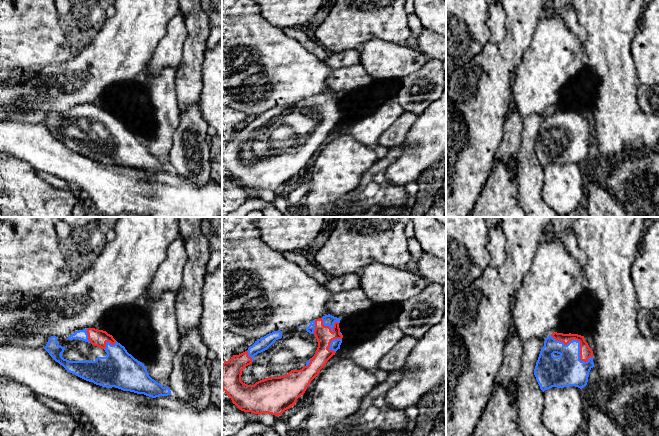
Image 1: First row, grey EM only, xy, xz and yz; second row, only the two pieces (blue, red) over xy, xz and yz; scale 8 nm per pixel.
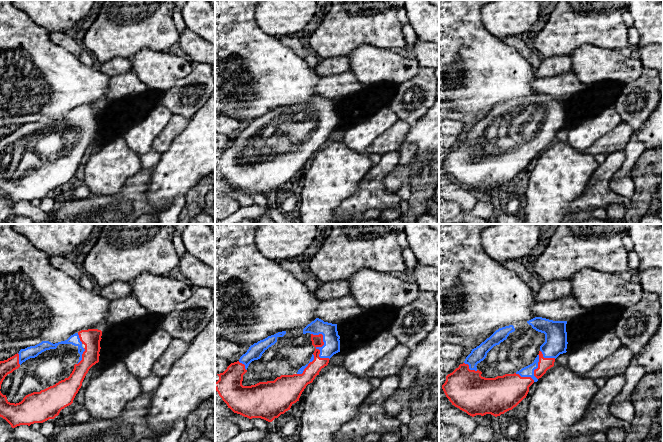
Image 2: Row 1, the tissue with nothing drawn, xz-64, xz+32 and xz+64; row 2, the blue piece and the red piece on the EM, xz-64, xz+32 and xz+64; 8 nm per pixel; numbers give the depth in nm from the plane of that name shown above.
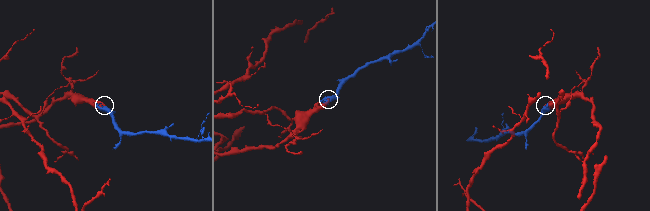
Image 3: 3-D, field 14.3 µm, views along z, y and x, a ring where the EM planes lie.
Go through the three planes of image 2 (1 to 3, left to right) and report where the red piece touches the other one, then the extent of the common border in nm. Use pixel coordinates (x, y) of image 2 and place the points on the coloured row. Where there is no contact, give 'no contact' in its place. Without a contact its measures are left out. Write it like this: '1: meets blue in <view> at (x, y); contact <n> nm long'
1: meets blue in xz-64 at (81, 356); contact 150 nm long
2: meets blue in xz+32 at (322, 346); contact 260 nm long
3: meets blue in xz+64 at (537, 367); contact 200 nm long

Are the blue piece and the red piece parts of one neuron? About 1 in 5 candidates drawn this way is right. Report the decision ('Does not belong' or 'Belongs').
Belongs

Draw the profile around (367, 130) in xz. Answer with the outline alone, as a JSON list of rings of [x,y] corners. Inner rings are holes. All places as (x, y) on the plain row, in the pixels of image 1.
[[[390,98],[374,113],[369,113],[352,122],[350,133],[362,145],[374,148],[380,136],[403,112],[403,107],[393,98]]]

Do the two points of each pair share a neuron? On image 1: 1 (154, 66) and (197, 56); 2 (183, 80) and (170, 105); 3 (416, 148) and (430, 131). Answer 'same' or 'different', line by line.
1: different
2: different
3: same

